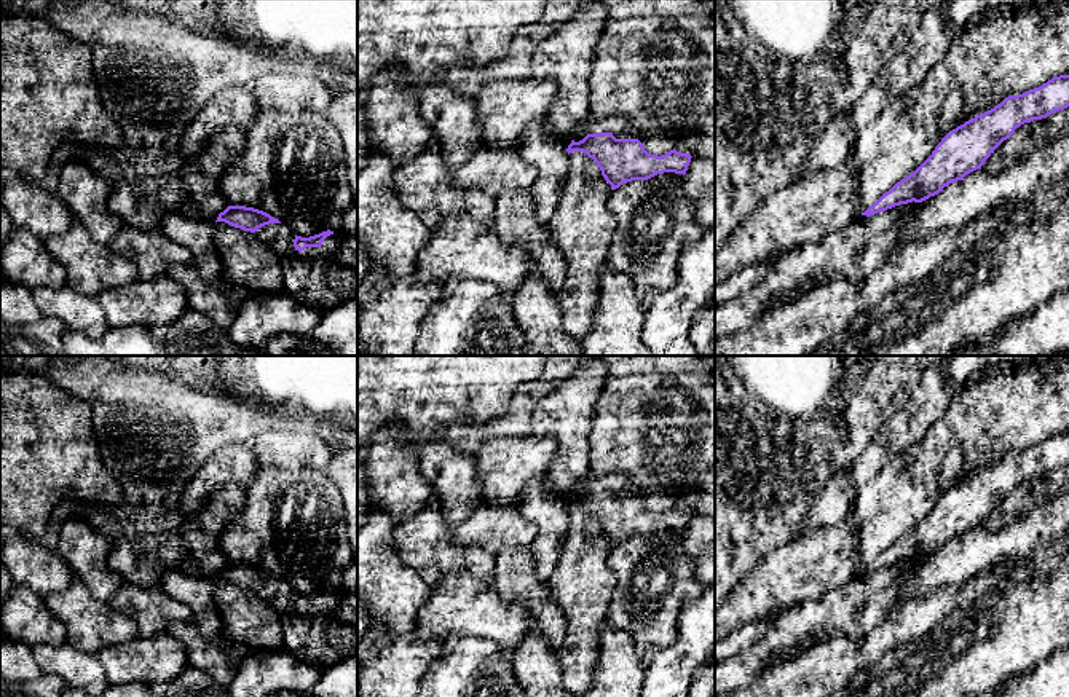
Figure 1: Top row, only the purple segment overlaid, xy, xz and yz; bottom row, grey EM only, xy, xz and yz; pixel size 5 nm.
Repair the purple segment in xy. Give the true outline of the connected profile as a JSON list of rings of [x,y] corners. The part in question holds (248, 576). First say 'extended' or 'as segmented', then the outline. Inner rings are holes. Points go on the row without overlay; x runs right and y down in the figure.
extended; [[[228,563],[223,569],[219,571],[215,579],[225,579],[235,585],[254,590],[281,616],[335,616],[338,606],[338,590],[327,587],[310,595],[302,595],[297,593],[287,582],[281,581],[278,576],[254,565]]]

